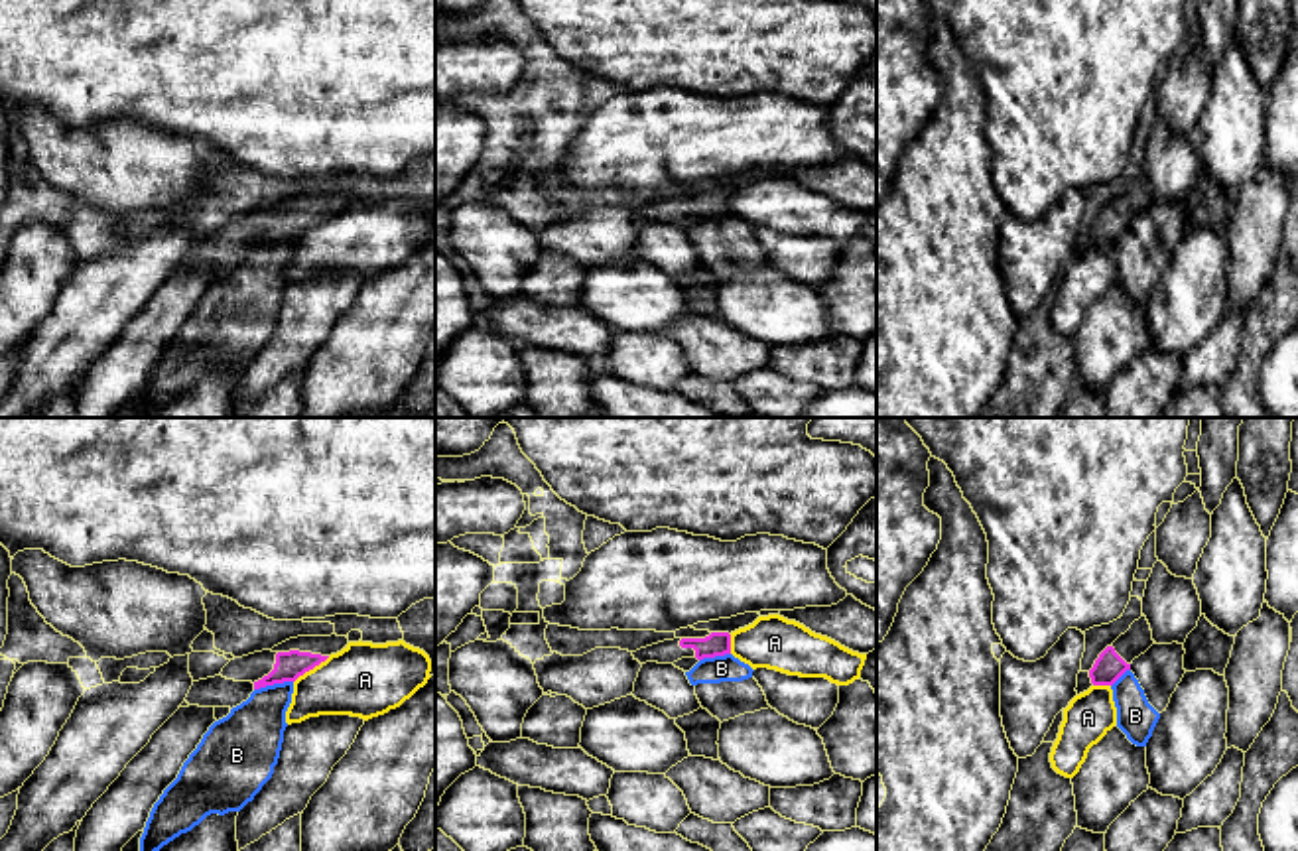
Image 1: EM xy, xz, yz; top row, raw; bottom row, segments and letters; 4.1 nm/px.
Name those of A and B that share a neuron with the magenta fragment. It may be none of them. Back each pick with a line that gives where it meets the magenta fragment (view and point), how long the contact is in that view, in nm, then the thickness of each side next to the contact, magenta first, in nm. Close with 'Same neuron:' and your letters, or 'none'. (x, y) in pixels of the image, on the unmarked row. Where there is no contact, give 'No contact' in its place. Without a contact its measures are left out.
Same neuron: none

